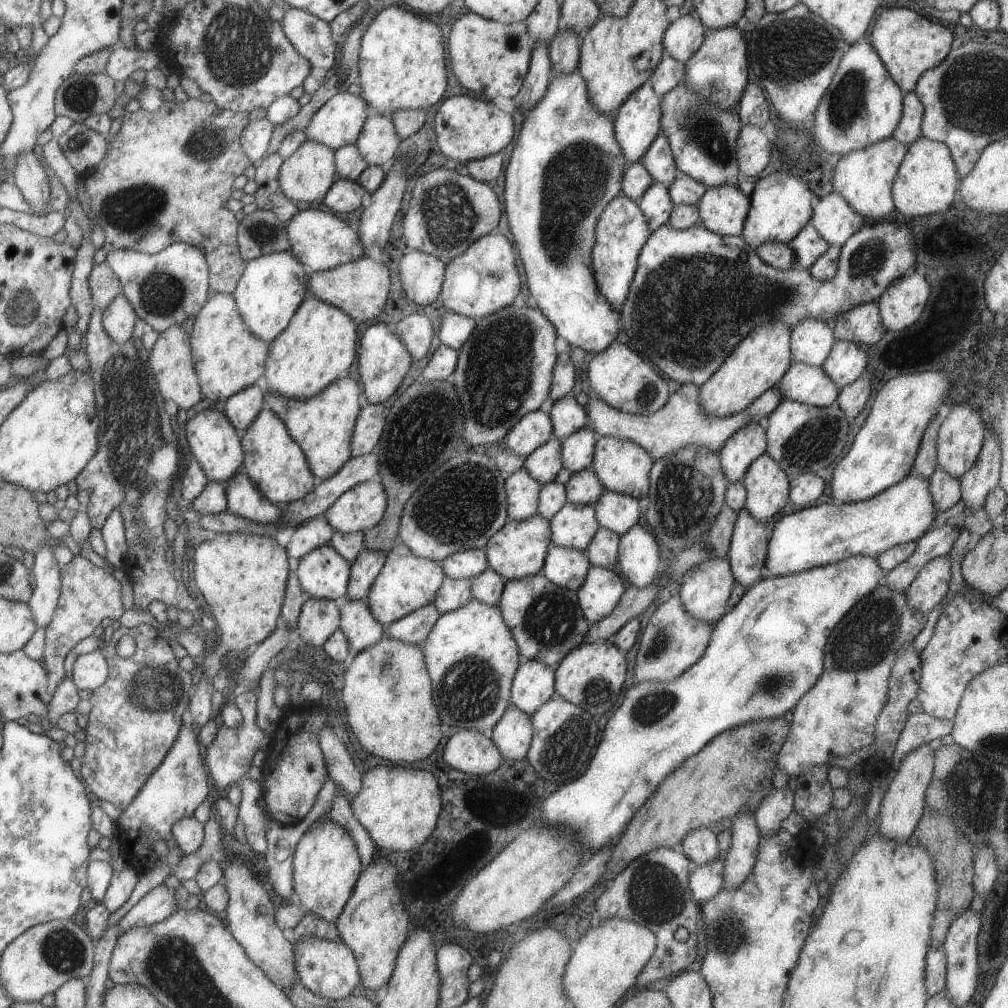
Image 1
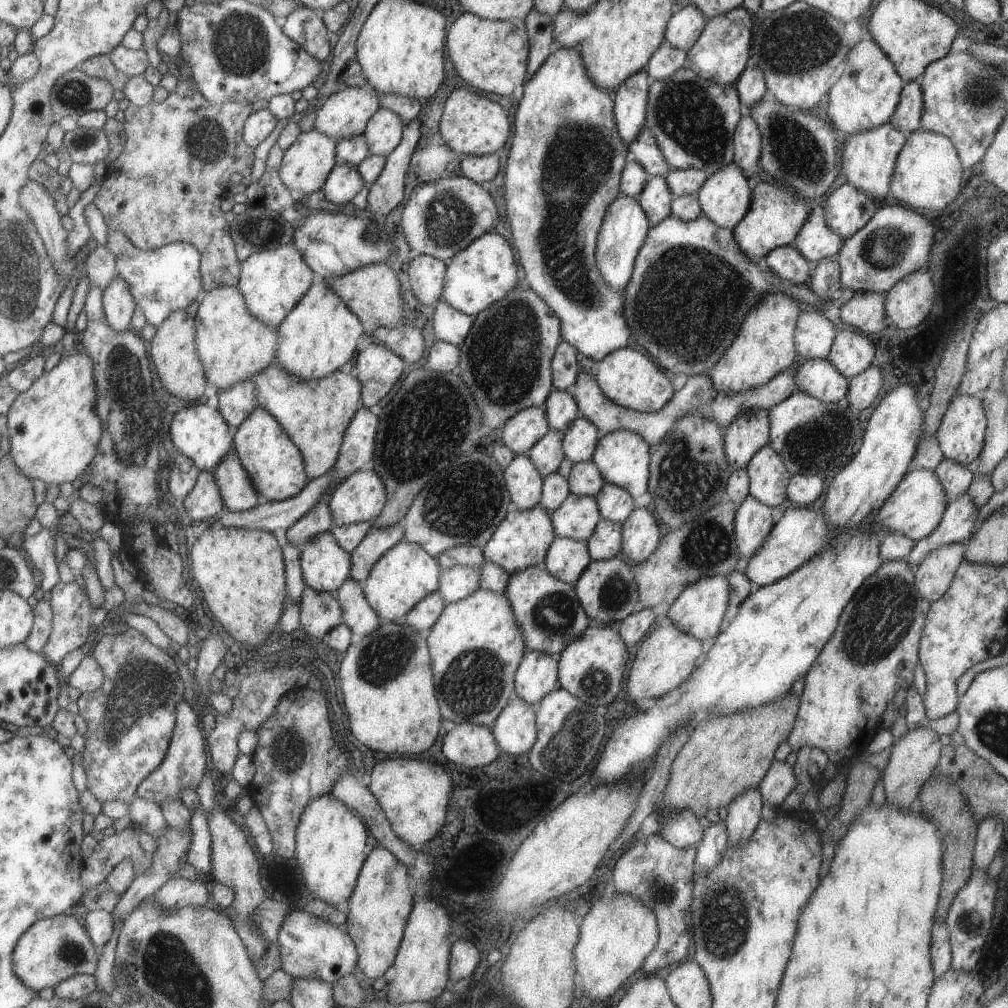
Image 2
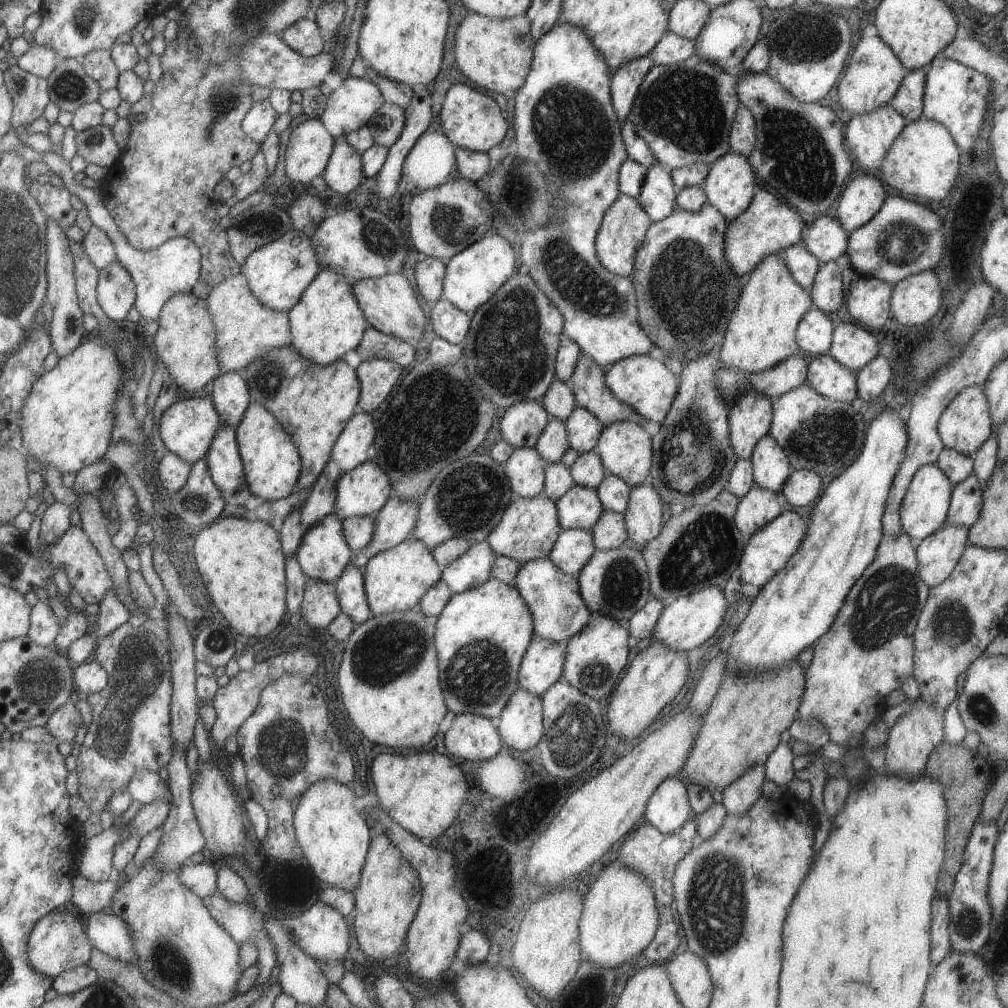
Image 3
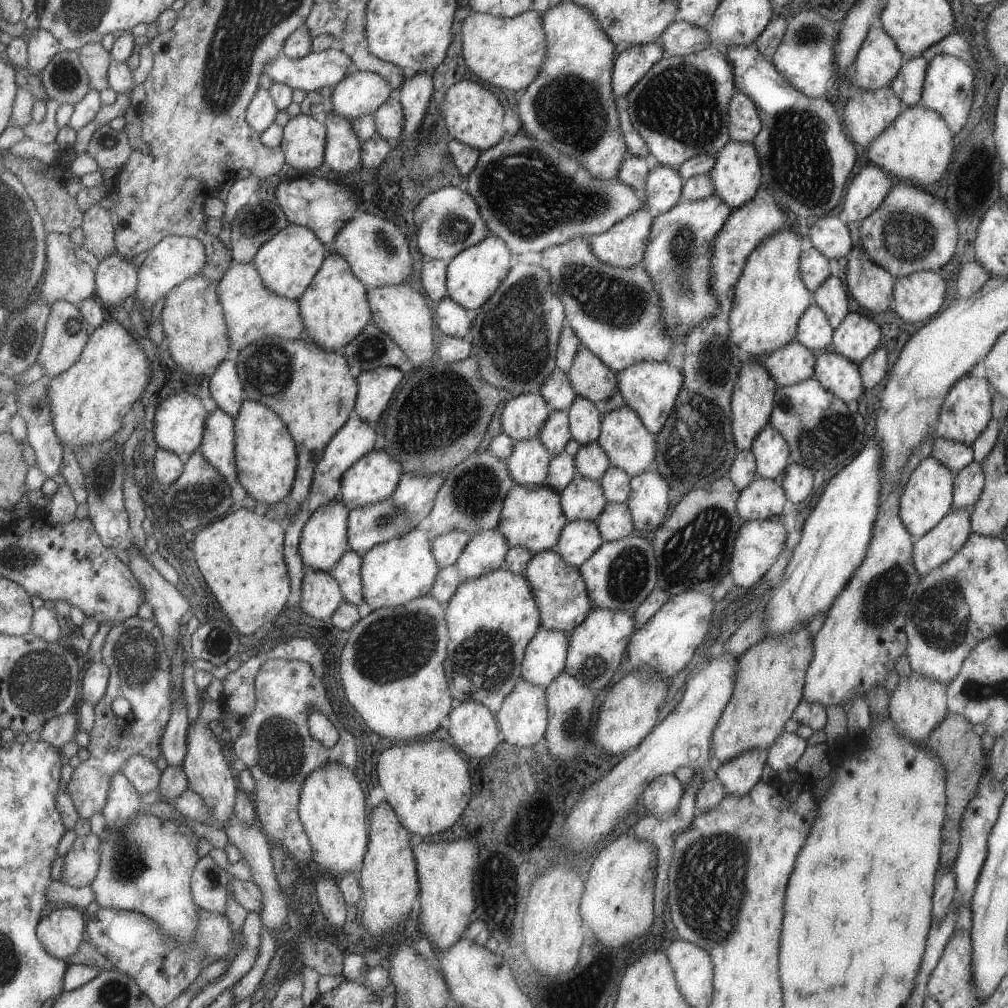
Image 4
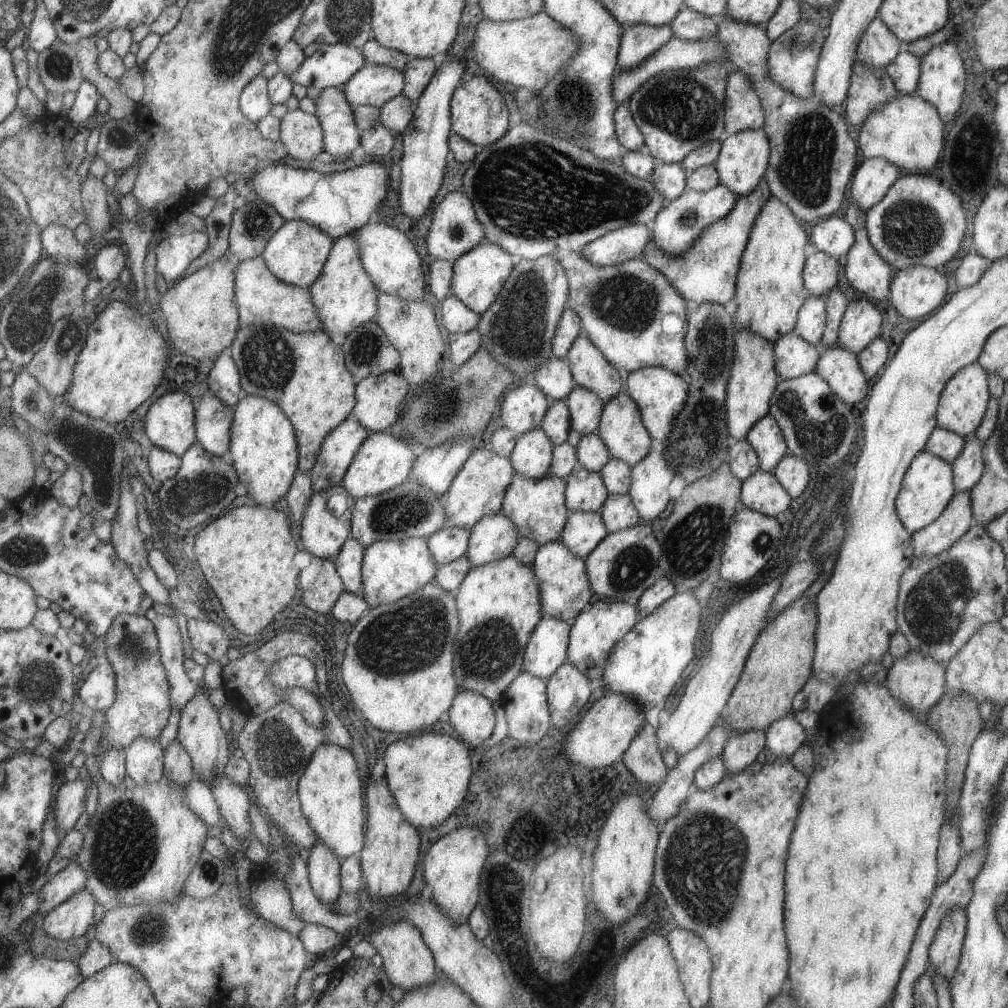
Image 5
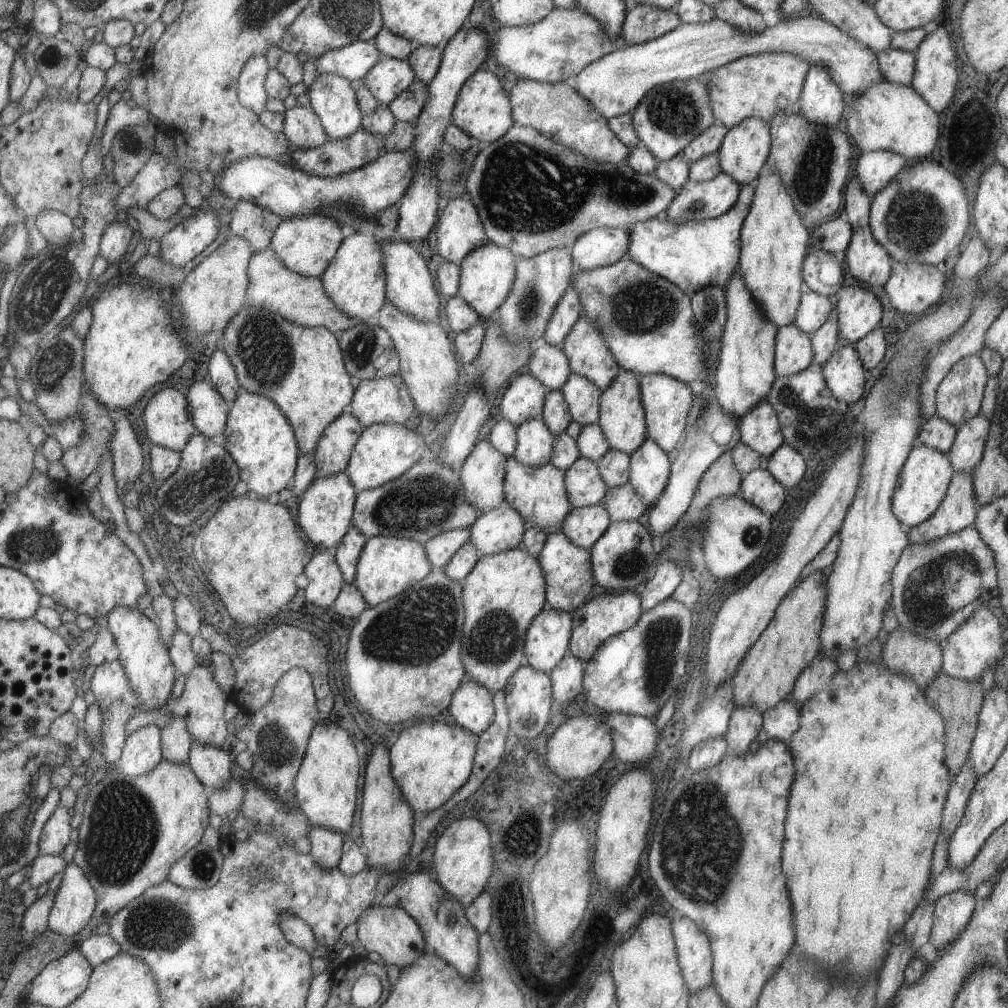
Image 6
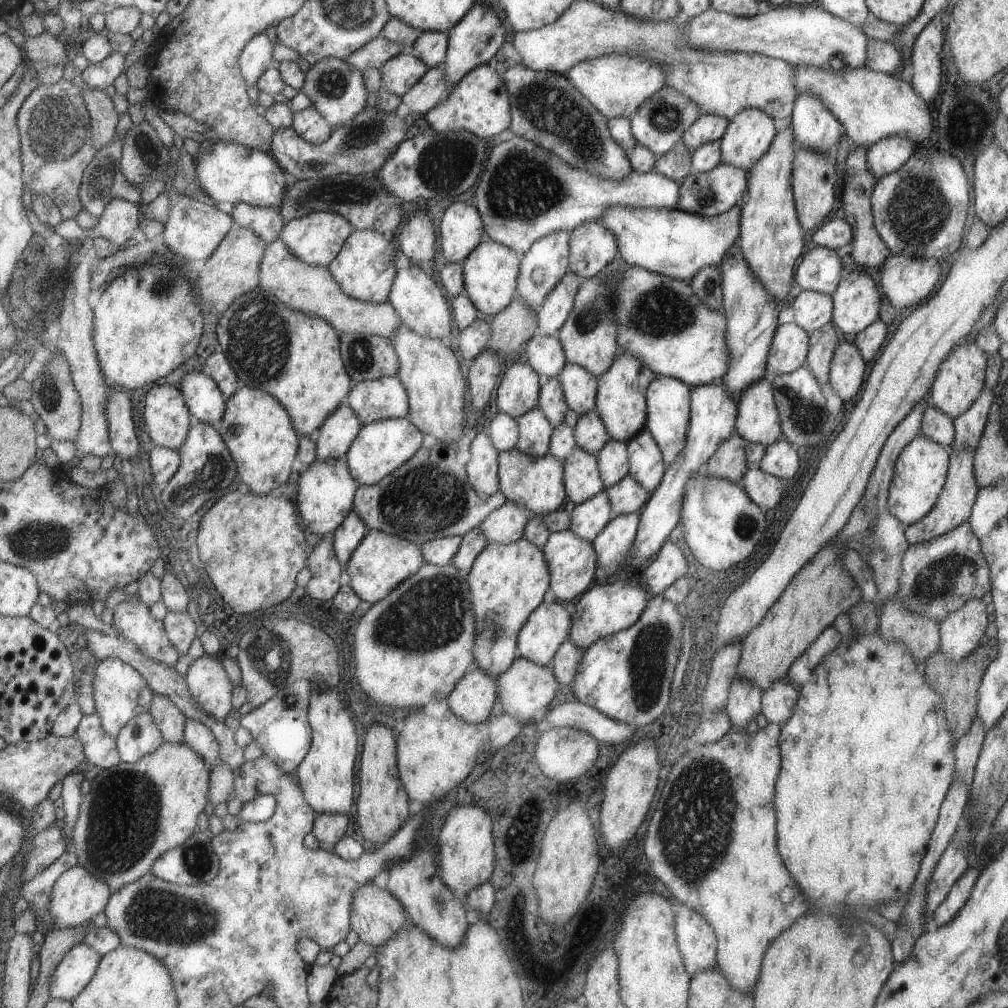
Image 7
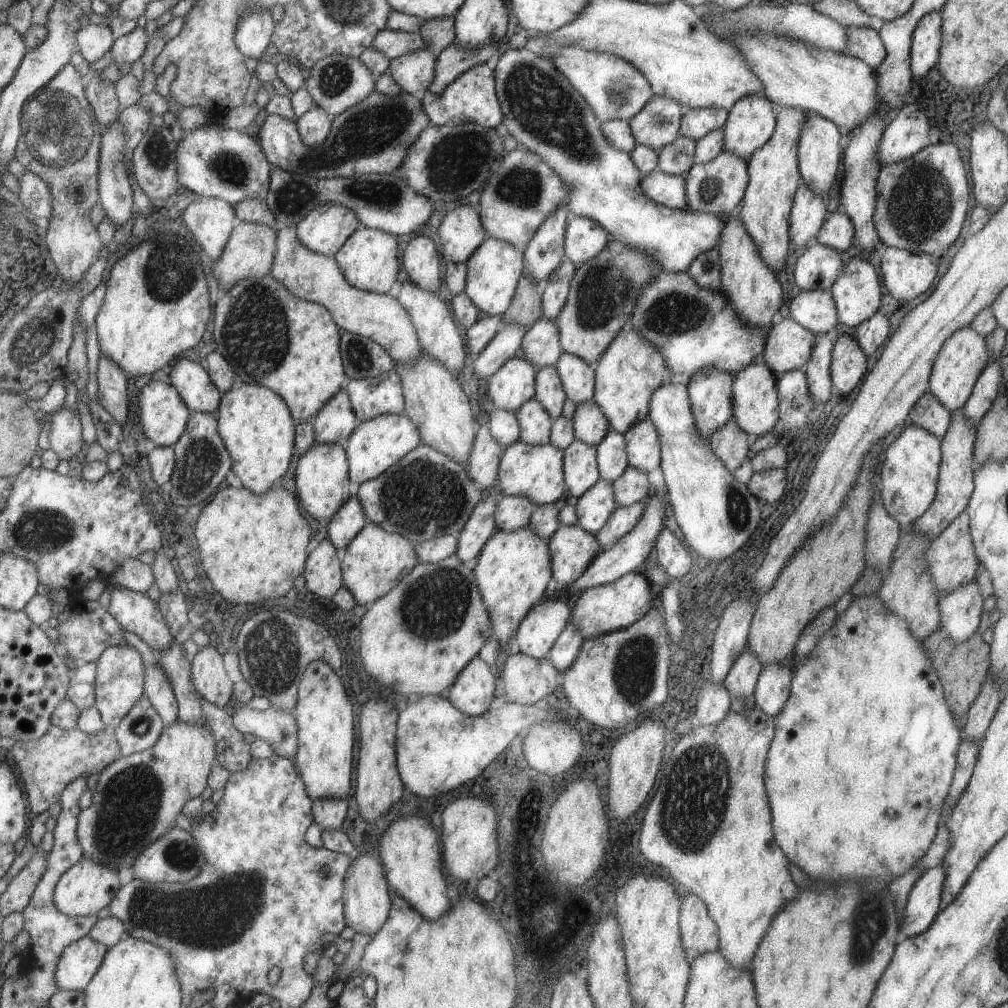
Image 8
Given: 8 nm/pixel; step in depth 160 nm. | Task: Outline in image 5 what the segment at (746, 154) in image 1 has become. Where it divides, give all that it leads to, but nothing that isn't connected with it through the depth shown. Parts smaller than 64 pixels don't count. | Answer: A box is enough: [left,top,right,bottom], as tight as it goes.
[724,70,764,135]

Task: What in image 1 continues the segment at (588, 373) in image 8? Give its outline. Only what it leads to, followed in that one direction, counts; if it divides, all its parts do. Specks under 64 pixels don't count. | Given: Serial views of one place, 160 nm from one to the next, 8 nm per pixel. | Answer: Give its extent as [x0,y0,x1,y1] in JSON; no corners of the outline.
[561,426,596,473]

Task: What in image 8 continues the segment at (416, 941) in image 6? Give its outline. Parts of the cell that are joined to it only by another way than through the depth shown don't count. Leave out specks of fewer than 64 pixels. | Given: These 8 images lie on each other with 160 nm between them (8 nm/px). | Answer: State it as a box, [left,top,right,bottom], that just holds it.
[343,853,390,936]

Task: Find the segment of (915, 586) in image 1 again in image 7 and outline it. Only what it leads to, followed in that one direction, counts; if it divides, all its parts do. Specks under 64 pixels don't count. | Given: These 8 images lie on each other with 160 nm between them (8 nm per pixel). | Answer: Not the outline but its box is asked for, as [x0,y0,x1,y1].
[904,445,979,545]

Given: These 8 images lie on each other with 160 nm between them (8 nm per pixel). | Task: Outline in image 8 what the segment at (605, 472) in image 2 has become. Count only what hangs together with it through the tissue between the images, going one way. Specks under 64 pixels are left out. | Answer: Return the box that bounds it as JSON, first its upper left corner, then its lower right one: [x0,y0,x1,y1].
[592,325,671,434]

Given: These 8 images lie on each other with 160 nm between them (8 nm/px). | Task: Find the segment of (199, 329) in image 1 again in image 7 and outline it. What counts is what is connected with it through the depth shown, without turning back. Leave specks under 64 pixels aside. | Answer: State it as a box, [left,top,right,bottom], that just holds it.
[258,237,403,340]

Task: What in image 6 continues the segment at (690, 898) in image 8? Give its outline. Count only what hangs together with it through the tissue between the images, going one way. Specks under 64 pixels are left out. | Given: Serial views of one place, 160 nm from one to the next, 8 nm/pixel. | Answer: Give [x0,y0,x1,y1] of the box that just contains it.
[671,918,712,994]

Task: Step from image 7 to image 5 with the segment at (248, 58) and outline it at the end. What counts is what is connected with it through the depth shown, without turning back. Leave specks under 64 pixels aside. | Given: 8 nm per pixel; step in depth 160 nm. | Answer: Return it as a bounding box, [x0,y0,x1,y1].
[238,72,272,122]

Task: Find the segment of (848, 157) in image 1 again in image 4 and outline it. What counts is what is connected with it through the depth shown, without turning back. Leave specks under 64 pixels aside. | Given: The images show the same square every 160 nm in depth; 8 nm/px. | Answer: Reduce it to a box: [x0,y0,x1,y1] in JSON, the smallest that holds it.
[842,85,903,148]

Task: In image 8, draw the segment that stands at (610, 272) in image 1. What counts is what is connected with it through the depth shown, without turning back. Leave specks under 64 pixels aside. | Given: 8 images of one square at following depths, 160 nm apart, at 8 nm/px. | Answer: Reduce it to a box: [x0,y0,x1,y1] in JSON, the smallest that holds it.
[564,216,608,264]

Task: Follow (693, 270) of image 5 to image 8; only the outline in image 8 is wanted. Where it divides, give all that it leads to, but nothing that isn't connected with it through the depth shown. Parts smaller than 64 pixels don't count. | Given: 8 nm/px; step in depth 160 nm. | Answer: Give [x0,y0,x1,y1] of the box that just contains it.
[493,48,725,271]

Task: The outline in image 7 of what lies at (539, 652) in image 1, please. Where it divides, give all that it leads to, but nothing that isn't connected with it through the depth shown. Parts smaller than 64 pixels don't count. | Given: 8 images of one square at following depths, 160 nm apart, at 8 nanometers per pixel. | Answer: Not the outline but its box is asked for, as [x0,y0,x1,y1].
[542,529,599,603]

